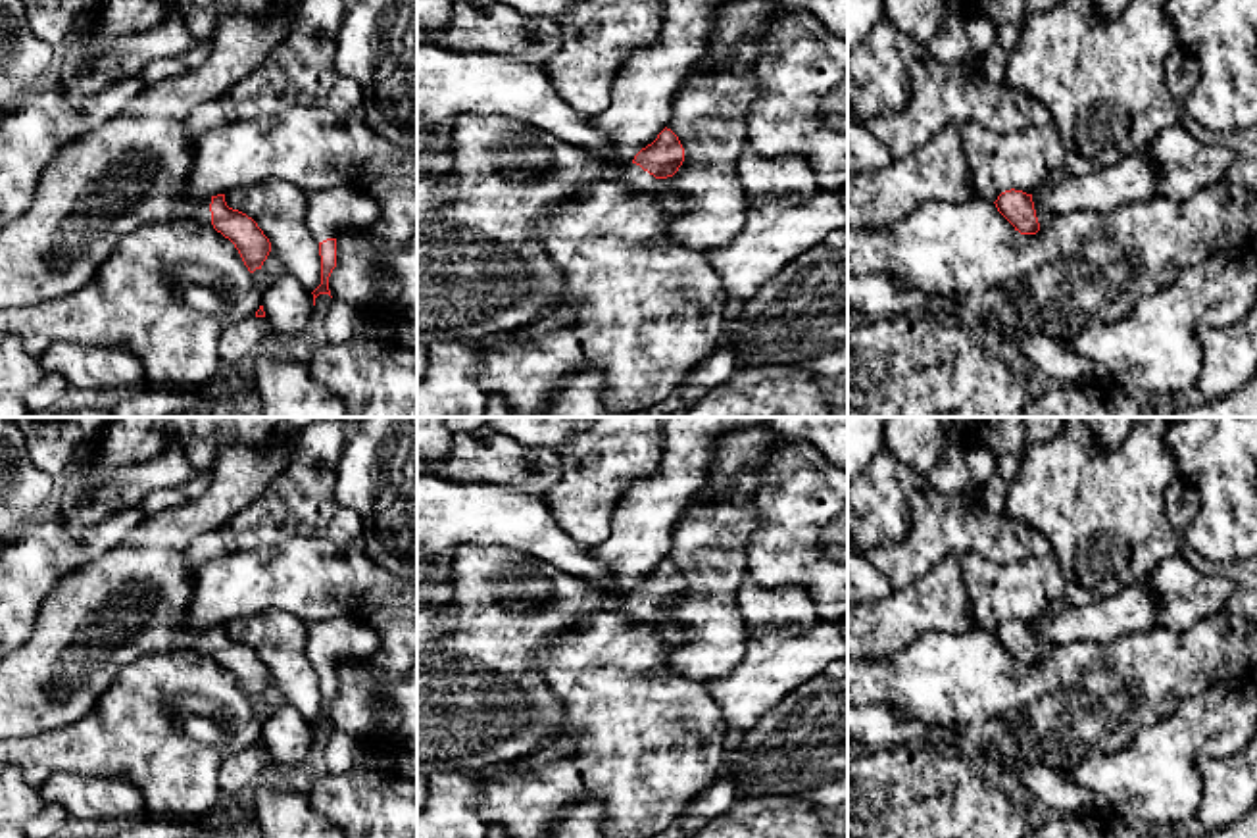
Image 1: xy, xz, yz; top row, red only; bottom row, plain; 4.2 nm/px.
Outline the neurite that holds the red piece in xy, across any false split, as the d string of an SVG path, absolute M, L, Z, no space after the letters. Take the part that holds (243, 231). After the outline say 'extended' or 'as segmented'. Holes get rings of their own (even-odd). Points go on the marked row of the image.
M279 6L263 13L223 15L210 37L210 54L198 67L144 86L119 115L54 154L40 173L31 208L0 227L0 309L83 288L121 236L142 225L183 217L211 225L229 238L250 273L261 269L271 242L252 217L229 208L225 194L198 202L186 198L185 183L198 140L186 133L186 121L200 106L229 96L229 90L279 46L290 25L292 12Z | extended

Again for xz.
M459 115L450 135L454 161L438 185L444 204L417 221L421 346L481 342L534 323L565 290L561 269L536 236L536 219L600 181L652 192L659 179L673 177L684 161L684 148L667 127L625 165L607 165L546 129L496 115Z | extended

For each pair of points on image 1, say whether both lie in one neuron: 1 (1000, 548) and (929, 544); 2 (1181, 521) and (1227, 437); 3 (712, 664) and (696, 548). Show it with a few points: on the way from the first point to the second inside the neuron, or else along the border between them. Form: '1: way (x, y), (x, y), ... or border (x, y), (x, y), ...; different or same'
1: way (983, 539), (946, 539); same
2: border (1181, 477), (1198, 496), (1198, 512), (1184, 537); different
3: way (712, 635), (712, 577); same

